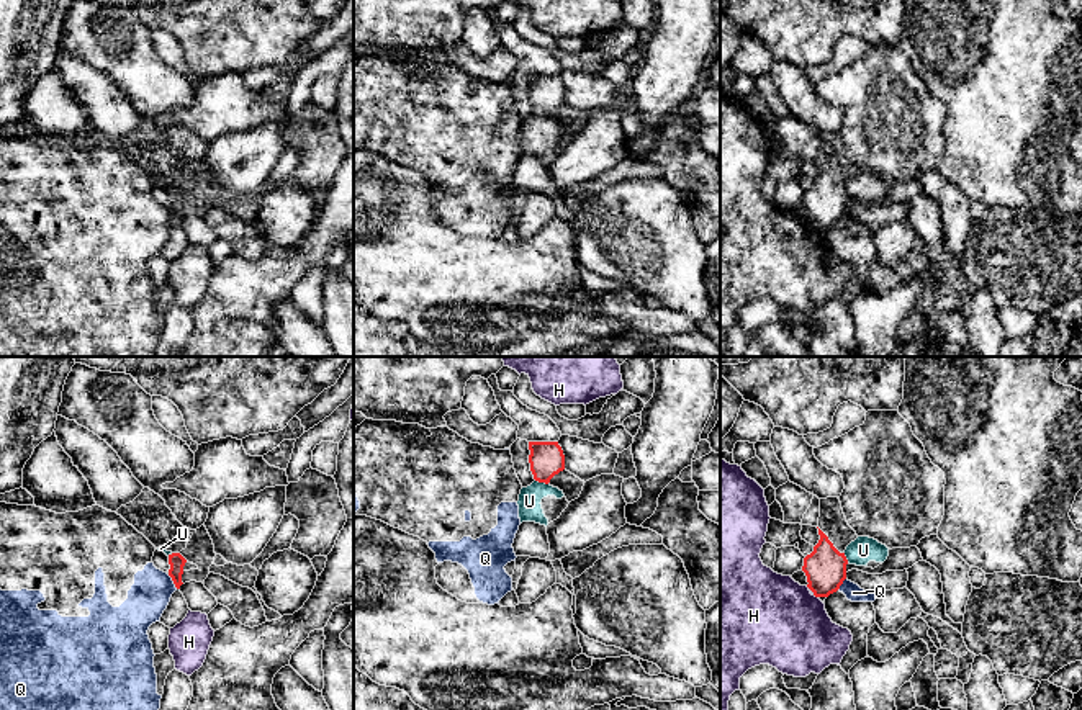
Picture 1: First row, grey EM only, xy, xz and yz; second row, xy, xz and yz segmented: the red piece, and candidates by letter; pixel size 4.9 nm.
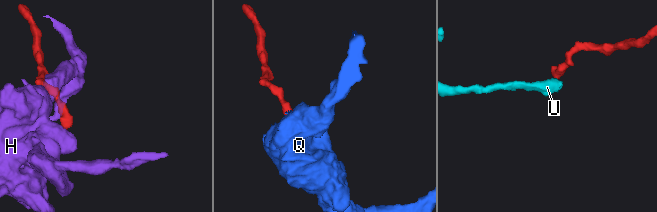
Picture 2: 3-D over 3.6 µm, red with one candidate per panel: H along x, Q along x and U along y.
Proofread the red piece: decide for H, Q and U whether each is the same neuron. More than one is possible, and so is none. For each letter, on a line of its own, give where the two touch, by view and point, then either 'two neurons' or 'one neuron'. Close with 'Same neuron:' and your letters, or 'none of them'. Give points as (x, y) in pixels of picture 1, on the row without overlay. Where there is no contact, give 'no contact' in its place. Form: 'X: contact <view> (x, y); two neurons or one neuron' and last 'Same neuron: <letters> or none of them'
H: contact yz (816, 229); two neurons
Q: contact xy (172, 213); two neurons
U: contact xz (542, 115); two neurons
Same neuron: none of them

